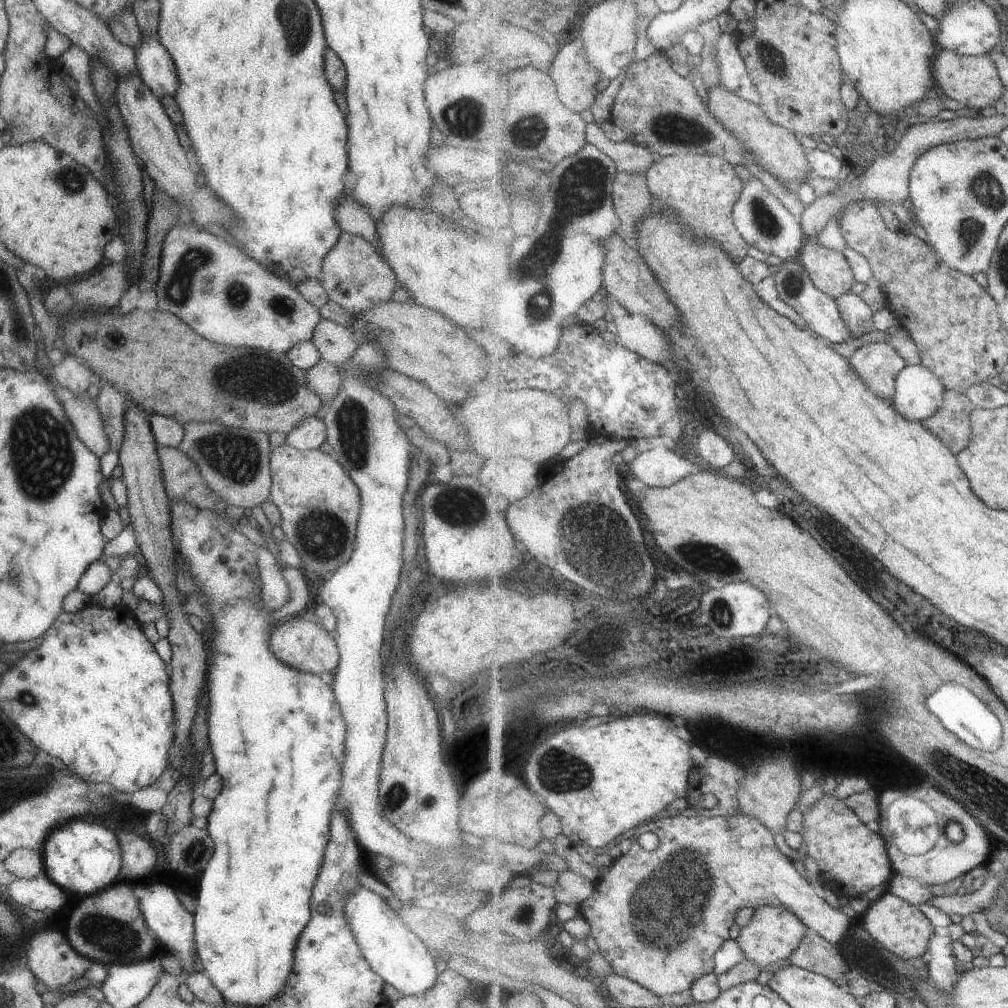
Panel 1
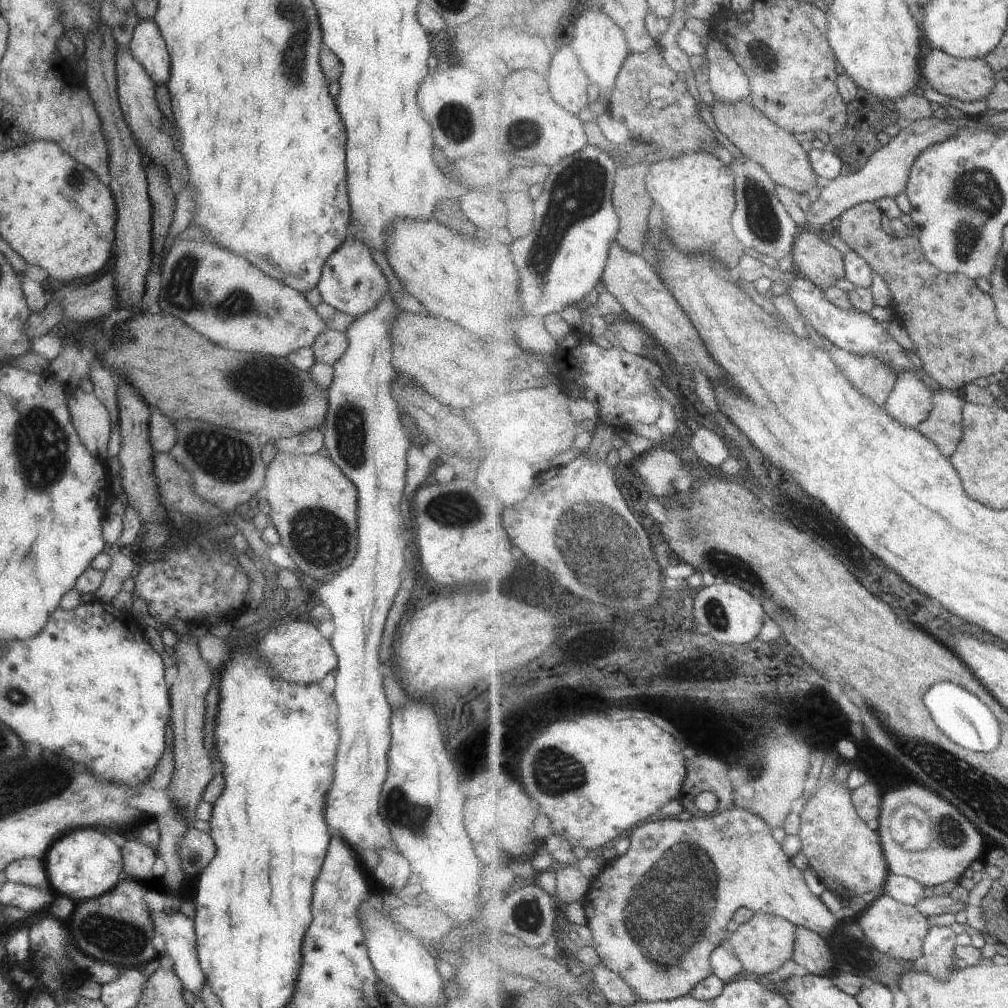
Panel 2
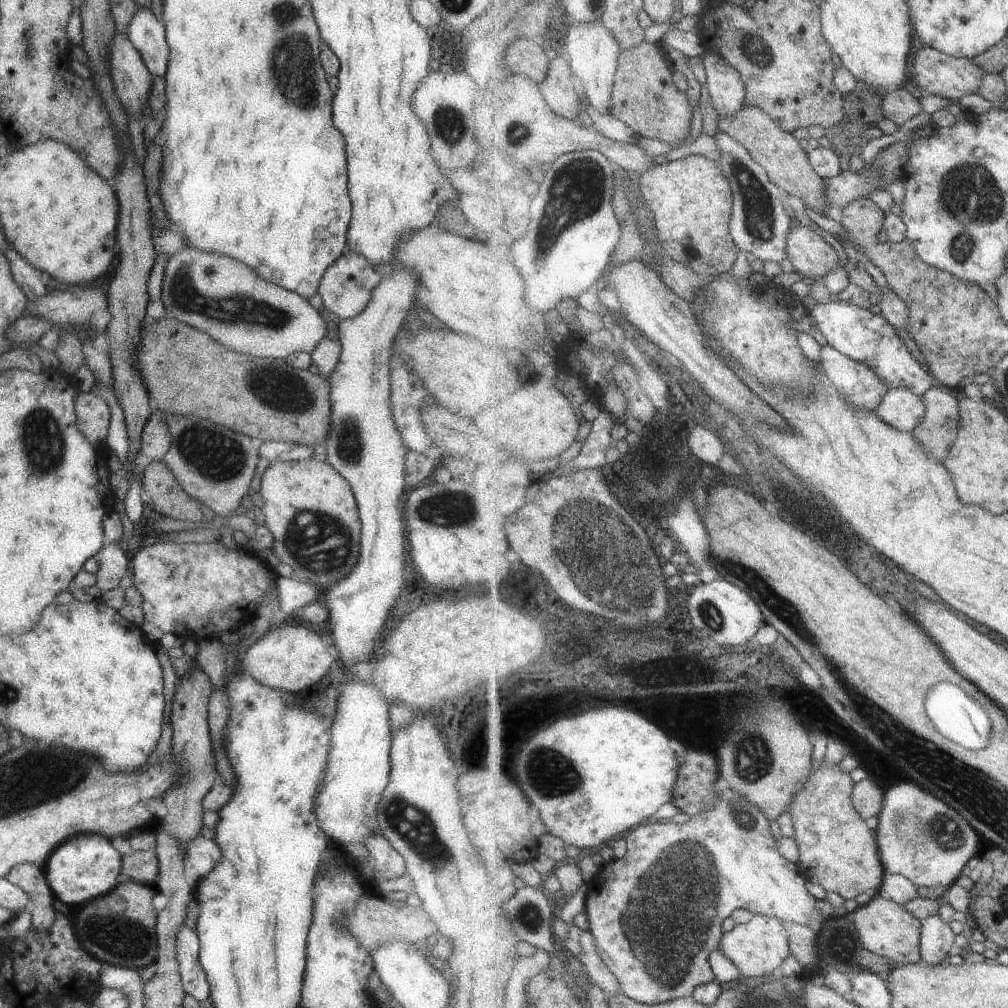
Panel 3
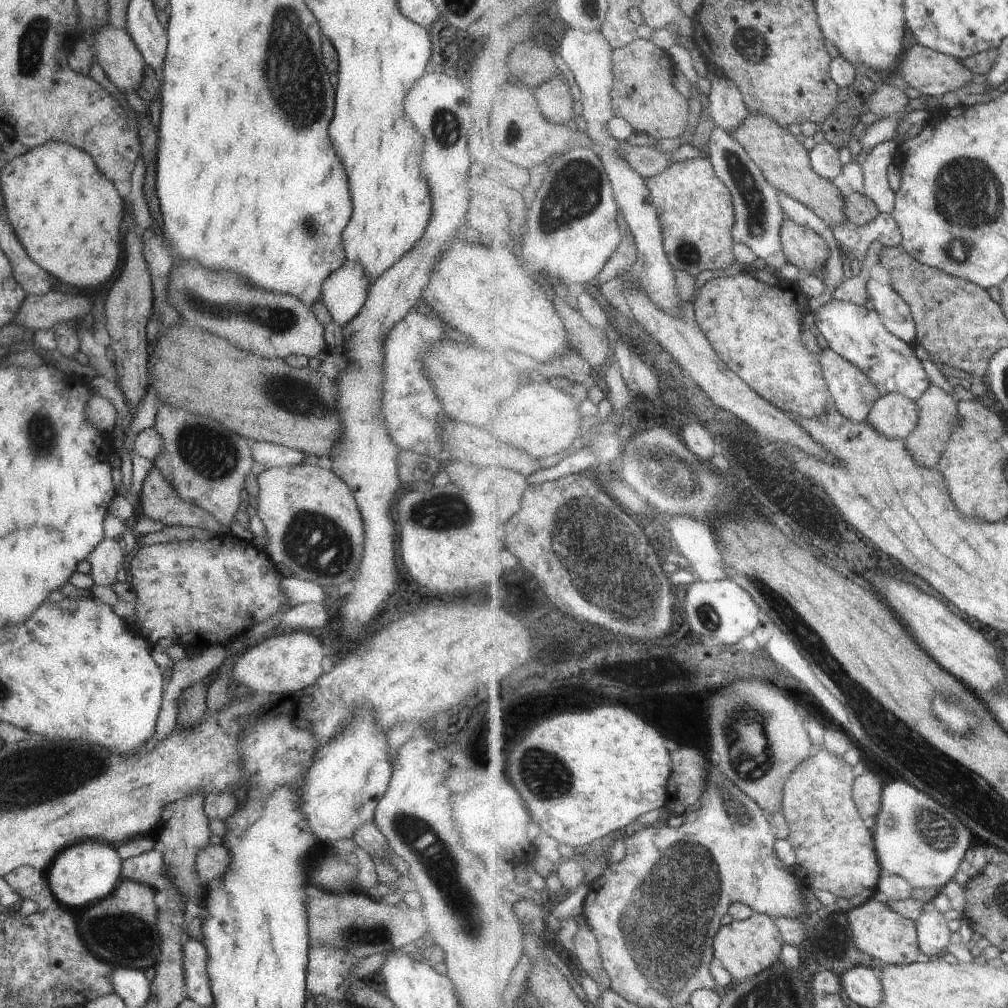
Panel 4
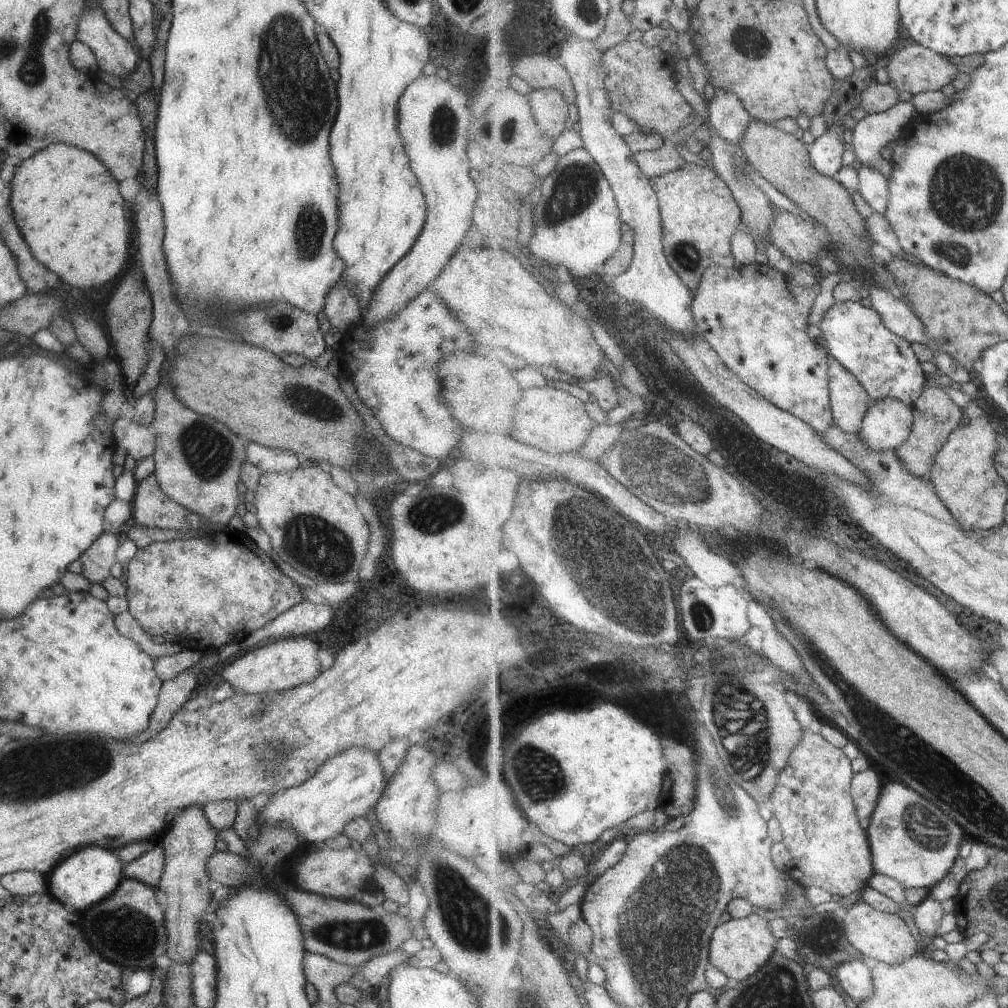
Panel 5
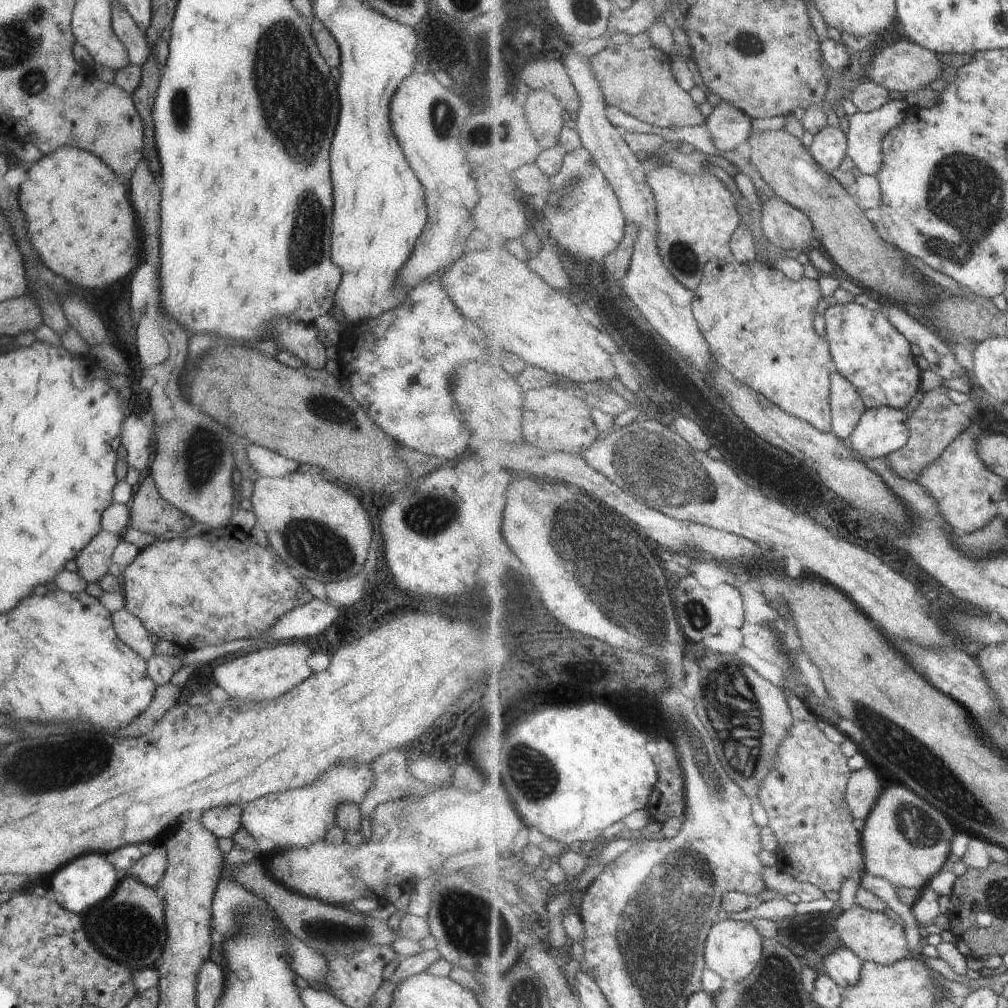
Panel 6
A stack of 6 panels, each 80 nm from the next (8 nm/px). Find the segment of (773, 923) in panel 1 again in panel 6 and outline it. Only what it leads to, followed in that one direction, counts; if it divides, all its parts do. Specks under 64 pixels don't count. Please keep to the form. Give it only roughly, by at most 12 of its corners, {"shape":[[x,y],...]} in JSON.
{"shape":[[720,920],[705,942],[707,968],[732,985],[763,960],[753,920]]}

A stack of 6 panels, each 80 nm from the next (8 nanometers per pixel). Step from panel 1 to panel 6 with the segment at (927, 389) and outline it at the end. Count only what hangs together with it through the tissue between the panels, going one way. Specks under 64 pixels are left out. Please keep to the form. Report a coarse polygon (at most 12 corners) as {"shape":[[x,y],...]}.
{"shape":[[866,409],[849,440],[885,458],[909,441],[905,410]]}

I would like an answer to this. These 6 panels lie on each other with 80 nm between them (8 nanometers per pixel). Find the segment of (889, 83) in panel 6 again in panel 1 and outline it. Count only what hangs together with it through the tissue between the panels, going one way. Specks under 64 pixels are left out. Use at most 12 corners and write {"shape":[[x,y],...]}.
{"shape":[[942,49],[936,91],[961,106],[995,108],[1004,82],[989,55]]}

